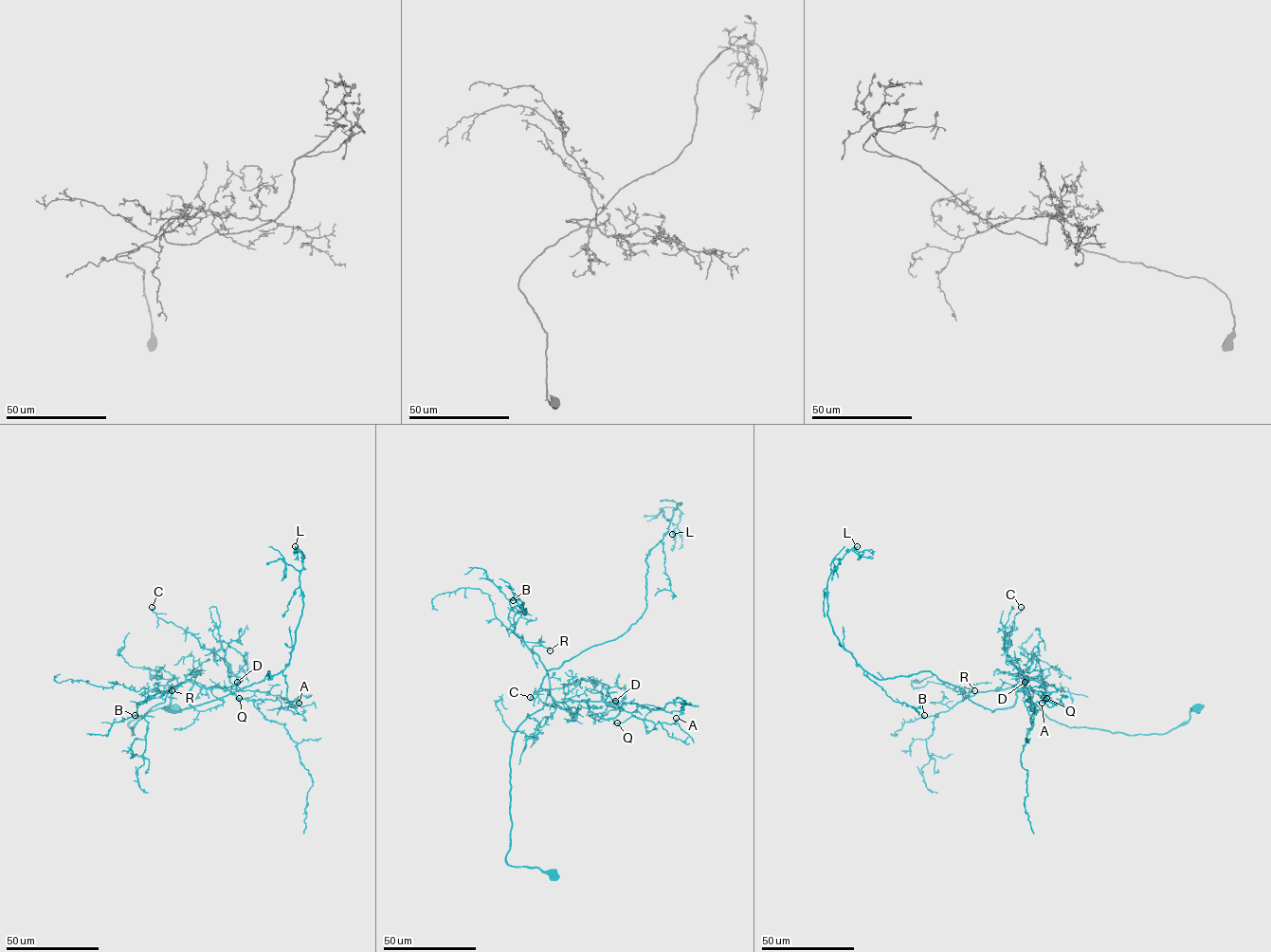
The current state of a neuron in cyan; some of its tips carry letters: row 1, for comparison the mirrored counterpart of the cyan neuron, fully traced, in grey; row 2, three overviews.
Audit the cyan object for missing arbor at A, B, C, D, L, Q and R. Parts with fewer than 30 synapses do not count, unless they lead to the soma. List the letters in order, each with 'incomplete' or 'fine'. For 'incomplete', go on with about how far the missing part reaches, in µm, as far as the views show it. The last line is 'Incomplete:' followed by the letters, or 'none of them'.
A: fine
B: fine
C: fine
D: fine
L: incomplete | 20 µm
Q: fine
R: fine
Incomplete: L

